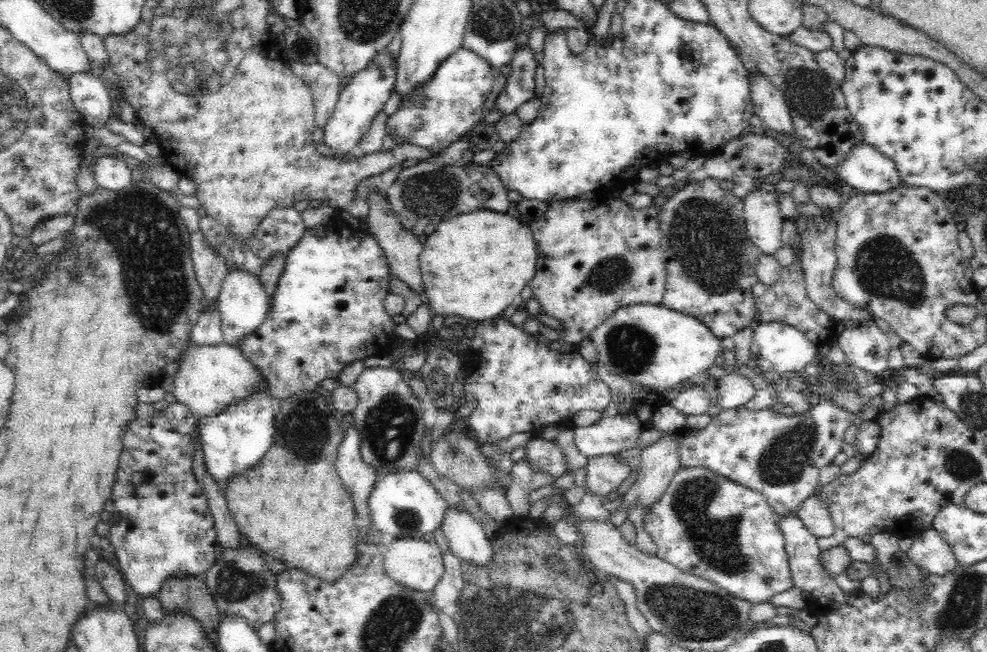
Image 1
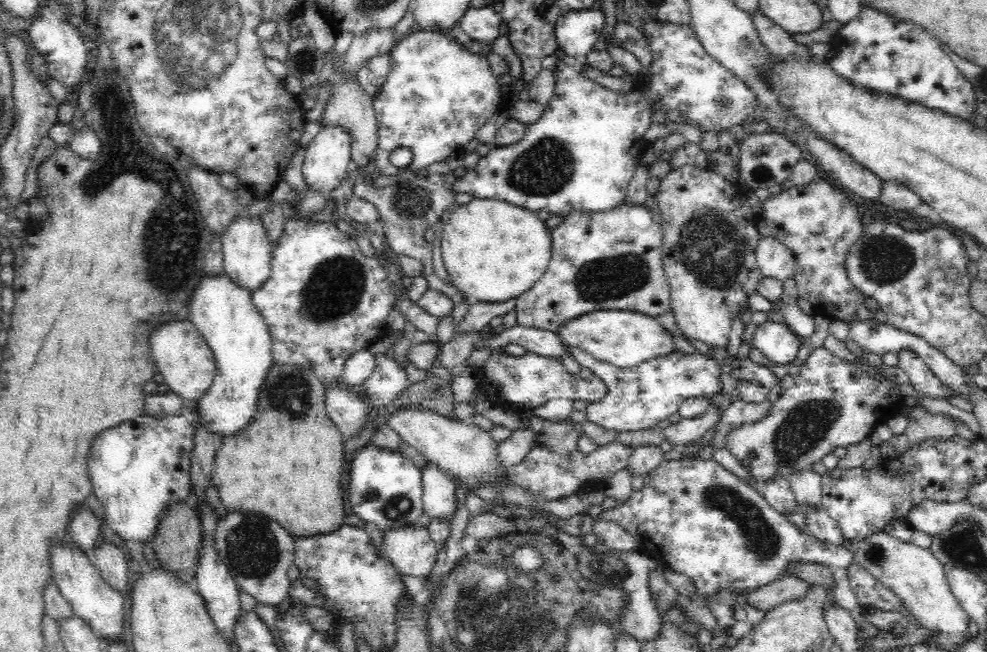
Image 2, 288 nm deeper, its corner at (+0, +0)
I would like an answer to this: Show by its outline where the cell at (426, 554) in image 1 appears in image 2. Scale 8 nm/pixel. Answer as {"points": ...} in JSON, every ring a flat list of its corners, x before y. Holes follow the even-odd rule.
{"points":[[396,528,386,532,384,550,398,574,428,578,438,560,438,548,426,528]]}

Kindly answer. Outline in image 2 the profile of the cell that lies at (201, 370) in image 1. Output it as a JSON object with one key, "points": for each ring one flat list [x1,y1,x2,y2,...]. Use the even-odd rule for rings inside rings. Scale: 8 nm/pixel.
{"points":[[178,320,158,326,150,334,152,360,156,362,160,374,164,376,164,384,170,386,170,392,176,392,186,404,198,402,212,386,216,376,216,360,214,352,206,344,206,338,196,330,190,320]]}

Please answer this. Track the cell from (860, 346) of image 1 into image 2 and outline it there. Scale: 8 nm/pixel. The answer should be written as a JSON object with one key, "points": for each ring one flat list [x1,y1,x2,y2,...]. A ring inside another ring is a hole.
{"points":[[870,320,870,322,852,322,850,324,850,336,848,336,848,340,854,340,862,350,870,350,870,352,876,352,876,354,886,354,886,352,894,352,894,354,900,354,902,350,910,350,910,352,916,352,926,364,928,364,928,368,930,368,930,372,934,374,934,376,938,376,938,380,940,382,944,382,946,386,950,386,954,392,958,392,960,394,960,398,970,398,970,384,966,382,966,378,964,378,964,374,962,374,962,366,956,366,954,362,950,362,948,358,946,358,946,354,942,354,938,348,932,348,924,338,920,338,920,336,916,336,916,334,908,334,908,332,902,332,902,330,898,330,898,328,894,328,894,326,890,326,888,322,886,324,880,324,878,320]]}

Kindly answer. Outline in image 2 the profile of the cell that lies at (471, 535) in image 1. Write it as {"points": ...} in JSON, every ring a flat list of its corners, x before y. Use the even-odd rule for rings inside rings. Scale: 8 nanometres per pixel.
{"points":[[428,464,422,468,422,484,424,484,424,512,430,518,444,520,446,524,452,522,456,510,458,510,458,500,456,500,456,482,446,476,436,464]]}

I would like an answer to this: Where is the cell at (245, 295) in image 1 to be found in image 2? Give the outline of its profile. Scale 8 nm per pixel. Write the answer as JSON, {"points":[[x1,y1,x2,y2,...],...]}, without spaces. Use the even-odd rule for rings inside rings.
{"points":[[236,218,230,222,228,230,222,234,222,254,224,254,224,274,232,284,246,292,256,292,272,272,272,244,266,236,262,218]]}

